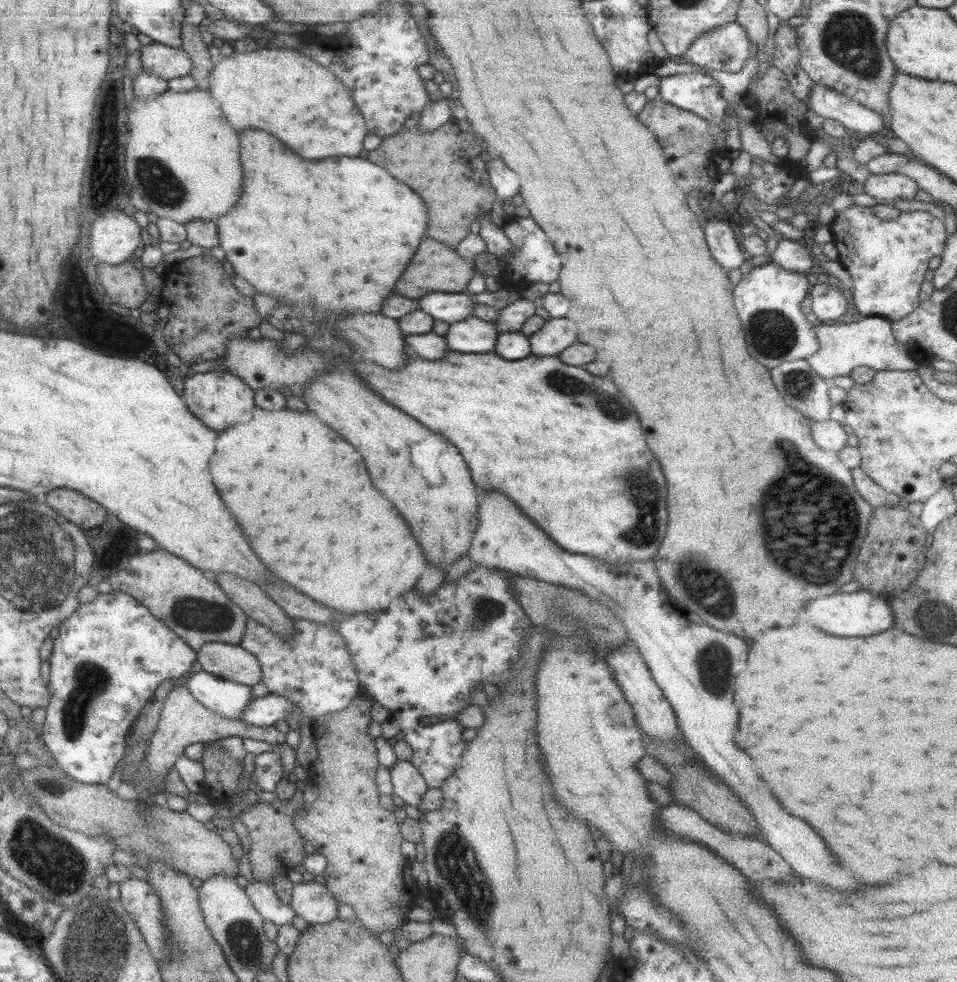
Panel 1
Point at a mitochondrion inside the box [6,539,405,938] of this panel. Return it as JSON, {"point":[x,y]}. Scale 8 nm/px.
{"point":[32,848]}

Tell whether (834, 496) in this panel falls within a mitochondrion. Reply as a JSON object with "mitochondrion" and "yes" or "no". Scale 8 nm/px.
{"mitochondrion":"yes"}

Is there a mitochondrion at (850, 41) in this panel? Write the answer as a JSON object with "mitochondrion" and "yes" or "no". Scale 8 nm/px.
{"mitochondrion":"yes"}

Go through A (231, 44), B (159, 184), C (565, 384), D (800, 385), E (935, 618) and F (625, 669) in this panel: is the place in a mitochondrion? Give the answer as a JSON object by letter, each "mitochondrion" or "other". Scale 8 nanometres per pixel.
{"A":"other","B":"mitochondrion","C":"mitochondrion","D":"mitochondrion","E":"mitochondrion","F":"other"}

